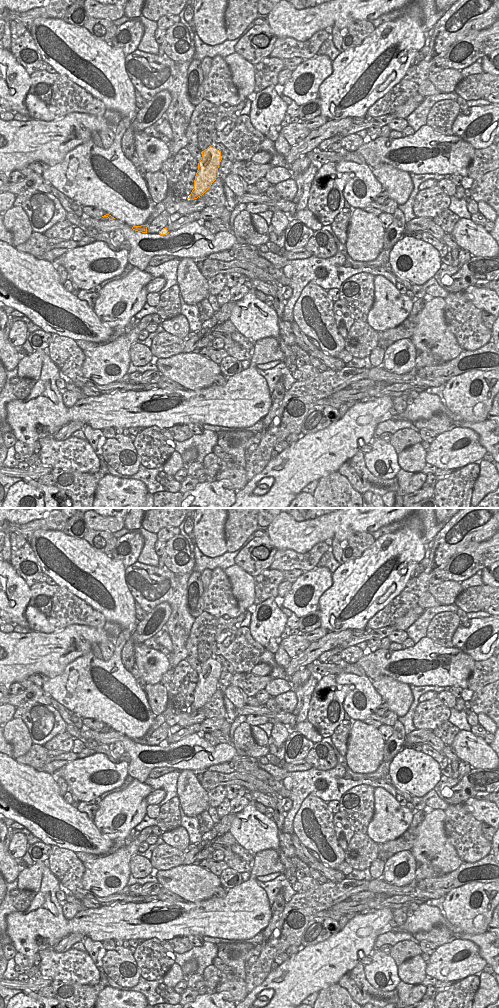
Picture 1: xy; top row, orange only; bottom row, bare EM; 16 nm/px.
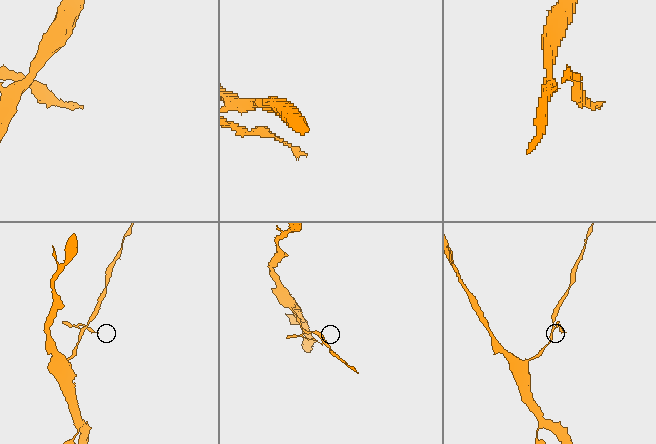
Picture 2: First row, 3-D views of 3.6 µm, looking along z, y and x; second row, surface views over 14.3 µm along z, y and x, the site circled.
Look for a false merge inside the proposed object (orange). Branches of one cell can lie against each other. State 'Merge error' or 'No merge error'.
Merge error

